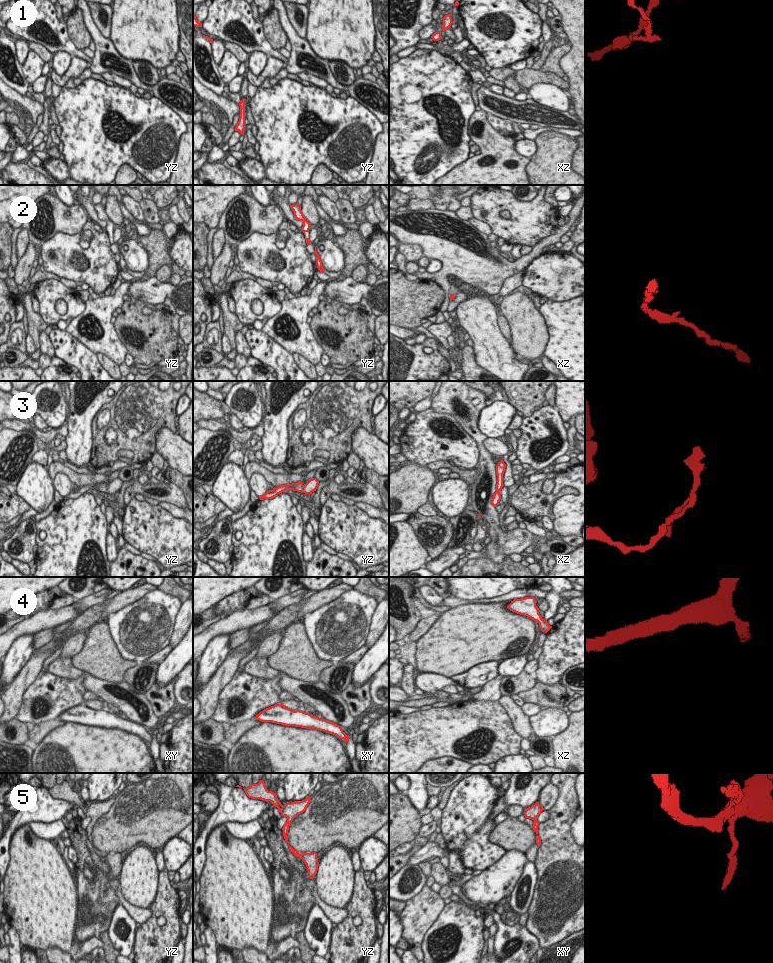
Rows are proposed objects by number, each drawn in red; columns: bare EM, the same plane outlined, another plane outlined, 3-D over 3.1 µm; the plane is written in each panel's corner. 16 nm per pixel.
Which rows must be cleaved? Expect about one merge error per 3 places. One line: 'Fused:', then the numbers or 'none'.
Fused: none

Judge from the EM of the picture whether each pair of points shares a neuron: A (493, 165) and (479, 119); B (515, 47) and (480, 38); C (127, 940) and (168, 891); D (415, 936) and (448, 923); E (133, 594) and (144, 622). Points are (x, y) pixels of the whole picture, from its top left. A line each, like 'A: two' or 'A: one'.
A: one
B: one
C: two
D: two
E: two

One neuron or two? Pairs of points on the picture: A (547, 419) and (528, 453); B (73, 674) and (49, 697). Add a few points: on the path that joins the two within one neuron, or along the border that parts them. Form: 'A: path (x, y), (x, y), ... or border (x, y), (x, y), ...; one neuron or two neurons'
A: path (544, 427), (530, 445); one neuron
B: border (47, 670), (69, 679), (84, 675), (88, 690); two neurons

